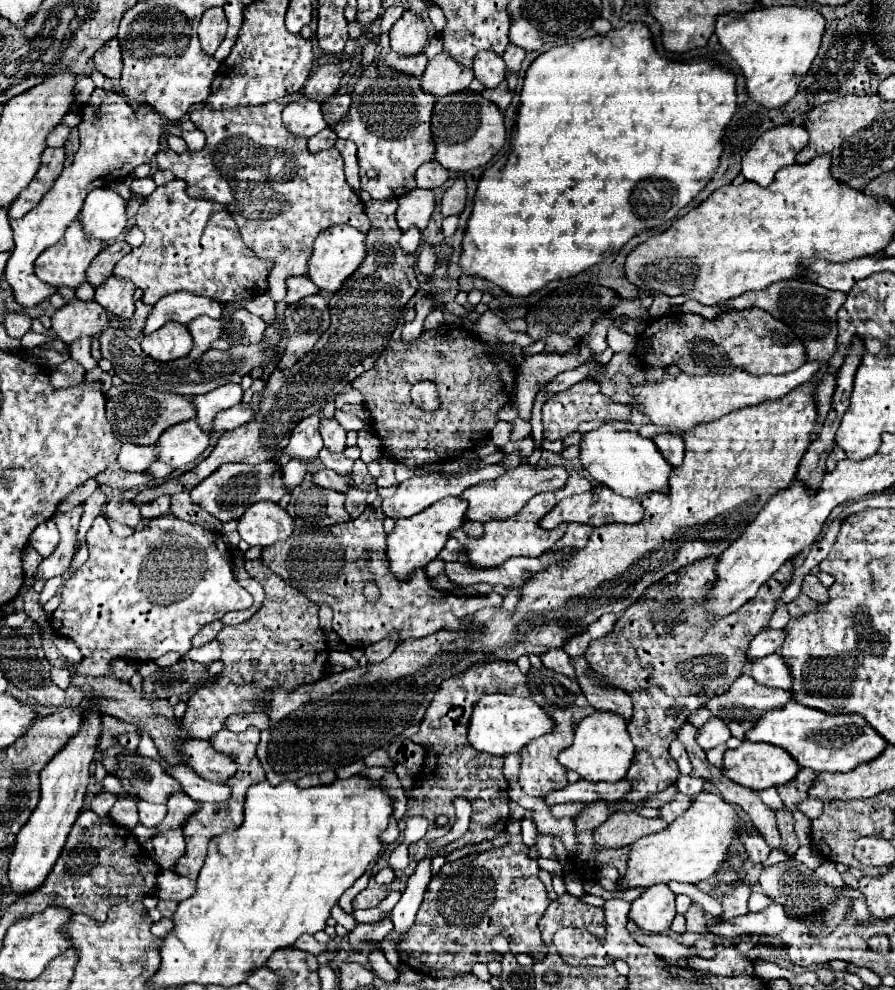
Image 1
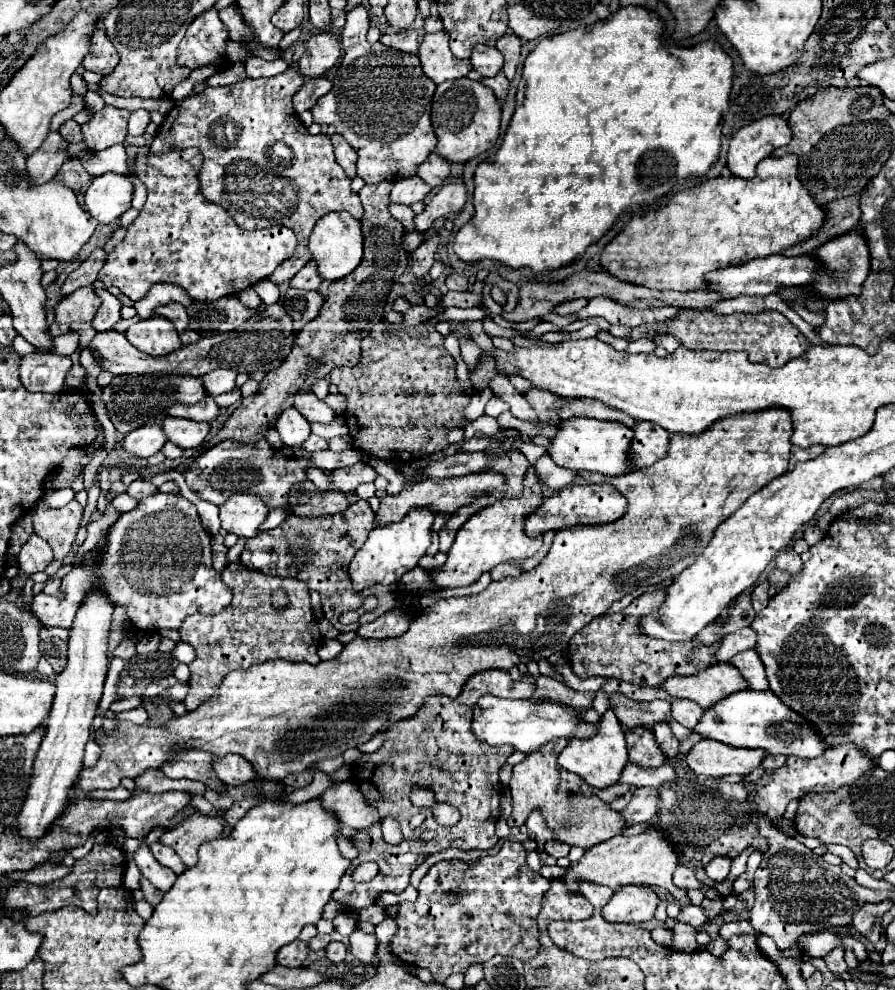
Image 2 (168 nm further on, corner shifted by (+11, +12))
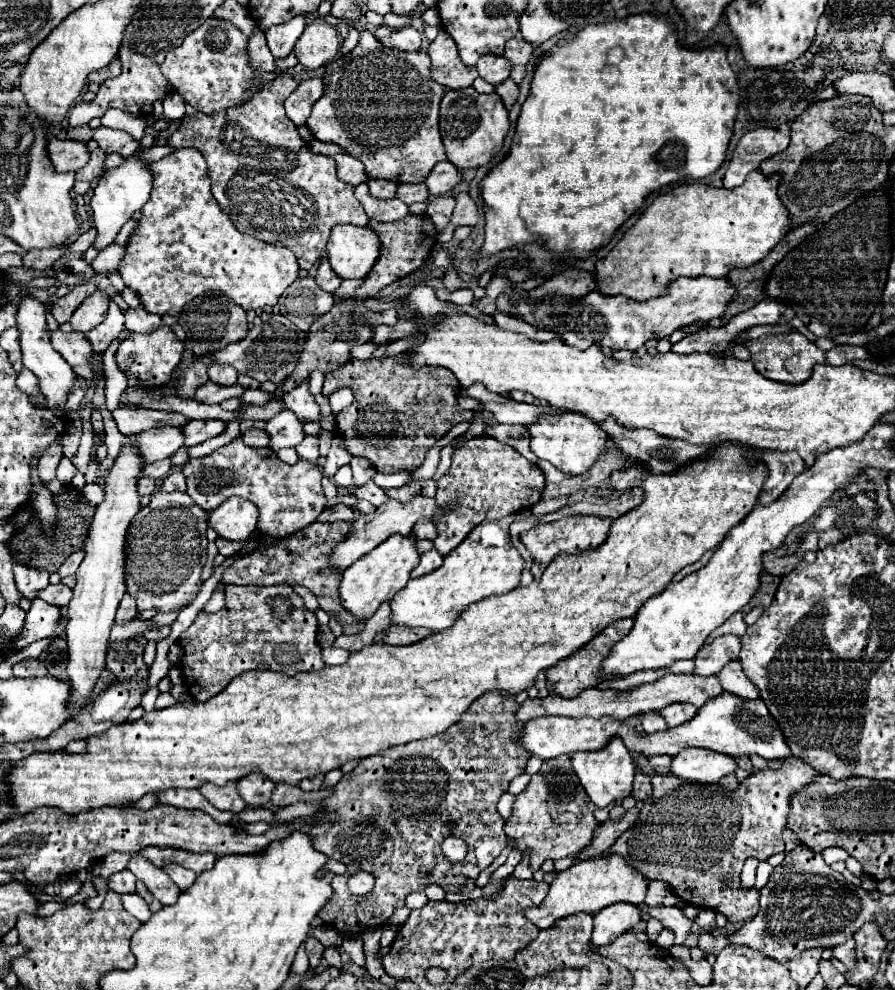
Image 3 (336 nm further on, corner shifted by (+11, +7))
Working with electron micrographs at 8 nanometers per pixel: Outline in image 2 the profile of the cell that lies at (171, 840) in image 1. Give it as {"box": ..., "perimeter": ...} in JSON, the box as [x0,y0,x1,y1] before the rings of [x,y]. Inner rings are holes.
{"box":[150,844,186,874],"perimeter":[[[150,844],[150,852],[154,854],[154,858],[162,864],[162,866],[168,866],[170,870],[174,870],[176,874],[182,874],[186,870],[186,866],[182,864],[182,860],[176,856],[176,852],[172,848],[168,848],[166,844]]]}

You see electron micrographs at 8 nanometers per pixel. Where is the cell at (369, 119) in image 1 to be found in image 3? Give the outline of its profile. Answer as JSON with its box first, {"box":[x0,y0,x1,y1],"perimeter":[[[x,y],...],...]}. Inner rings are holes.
{"box":[306,31,446,183],"perimeter":[[[362,31],[358,45],[348,55],[342,55],[326,65],[322,81],[324,95],[314,103],[306,125],[318,141],[334,143],[348,155],[360,159],[370,179],[422,183],[432,173],[436,163],[446,161],[438,129],[438,109],[446,87],[430,77],[428,53],[406,53],[400,49],[388,49],[370,31]]]}

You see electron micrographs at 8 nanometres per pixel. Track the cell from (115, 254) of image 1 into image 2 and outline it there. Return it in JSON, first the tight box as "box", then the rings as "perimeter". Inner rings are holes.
{"box":[60,248,106,296],"perimeter":[[[104,248],[92,250],[92,254],[84,262],[80,262],[80,266],[74,272],[68,274],[66,282],[60,288],[62,296],[66,296],[66,294],[70,294],[70,292],[74,292],[82,286],[92,286],[98,280],[98,272],[100,272],[104,260],[106,260],[106,250]]]}

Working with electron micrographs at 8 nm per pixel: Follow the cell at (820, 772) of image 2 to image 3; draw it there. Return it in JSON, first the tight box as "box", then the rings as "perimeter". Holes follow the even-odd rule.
{"box":[608,757,820,923],"perimeter":[[[786,757],[780,769],[756,769],[750,777],[746,777],[744,781],[740,781],[740,785],[736,787],[736,791],[738,791],[738,799],[736,799],[736,795],[734,795],[734,799],[732,799],[730,803],[726,801],[726,803],[724,803],[726,807],[722,807],[722,785],[718,785],[718,783],[714,783],[714,785],[704,785],[704,783],[696,783],[696,781],[680,781],[680,777],[672,777],[672,775],[670,775],[670,777],[654,775],[654,777],[652,777],[652,793],[650,793],[650,797],[644,801],[644,807],[638,811],[638,819],[636,819],[634,827],[628,829],[628,831],[624,831],[624,833],[616,839],[616,843],[610,847],[608,855],[616,855],[616,853],[622,855],[622,857],[628,861],[628,865],[634,867],[634,869],[636,869],[640,875],[644,875],[648,881],[658,879],[658,881],[668,883],[668,885],[672,887],[674,895],[678,895],[678,897],[682,899],[682,903],[686,903],[686,905],[694,905],[694,907],[702,907],[702,909],[718,911],[718,913],[722,913],[730,923],[748,921],[748,919],[752,919],[752,917],[758,913],[760,894],[759,890],[755,887],[750,889],[742,887],[742,883],[740,883],[740,871],[742,871],[742,865],[744,865],[744,861],[746,861],[748,857],[754,857],[754,859],[758,859],[758,861],[766,861],[768,857],[772,857],[772,855],[784,851],[782,831],[786,829],[788,797],[792,797],[792,793],[796,793],[796,789],[802,789],[804,785],[808,785],[808,783],[810,783],[812,779],[816,779],[816,777],[820,777],[820,773],[814,771],[810,765],[806,765],[804,761],[798,761],[796,757]]]}

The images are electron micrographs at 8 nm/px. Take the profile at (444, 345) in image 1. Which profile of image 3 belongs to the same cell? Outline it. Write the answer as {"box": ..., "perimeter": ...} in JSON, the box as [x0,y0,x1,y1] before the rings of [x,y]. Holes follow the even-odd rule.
{"box":[322,355,474,473],"perimeter":[[[404,355],[384,357],[384,359],[366,359],[366,361],[352,359],[352,361],[348,361],[348,365],[342,365],[342,369],[336,369],[326,375],[322,395],[330,397],[334,391],[338,391],[342,387],[350,387],[354,391],[354,403],[336,415],[336,427],[346,441],[344,447],[350,455],[368,459],[372,463],[372,467],[376,467],[376,471],[380,471],[380,473],[418,469],[426,457],[426,451],[434,445],[436,439],[444,437],[454,425],[468,421],[468,419],[470,419],[468,423],[472,423],[472,419],[474,419],[472,411],[464,411],[464,413],[456,411],[458,409],[456,393],[458,393],[460,385],[456,381],[456,377],[452,377],[452,371],[448,371],[444,367],[412,369],[406,363]]]}

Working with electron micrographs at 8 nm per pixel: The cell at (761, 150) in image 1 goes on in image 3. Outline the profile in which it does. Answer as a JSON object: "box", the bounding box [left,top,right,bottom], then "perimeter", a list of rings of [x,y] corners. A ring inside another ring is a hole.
{"box":[724,127,788,189],"perimeter":[[[760,127],[744,133],[738,147],[734,149],[730,167],[724,175],[724,187],[734,189],[742,185],[750,171],[756,171],[764,159],[782,153],[788,147],[788,143],[788,135],[770,127]]]}

